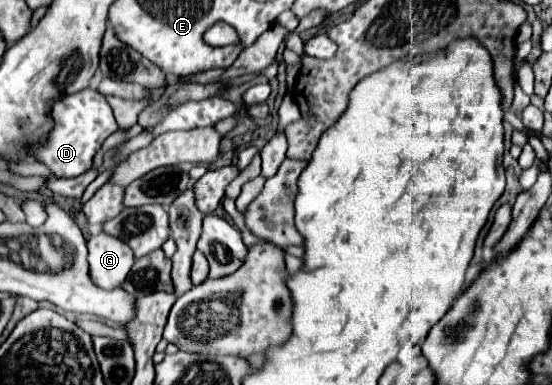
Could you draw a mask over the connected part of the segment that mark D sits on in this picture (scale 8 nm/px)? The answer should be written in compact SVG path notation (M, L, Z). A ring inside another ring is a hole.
M83 89L79 93L63 97L53 105L51 115L55 119L55 127L47 135L47 141L35 151L37 151L37 159L45 163L51 169L51 173L57 177L77 177L89 171L93 165L93 157L103 145L103 141L119 129L113 109L107 103L105 95L93 89Z

